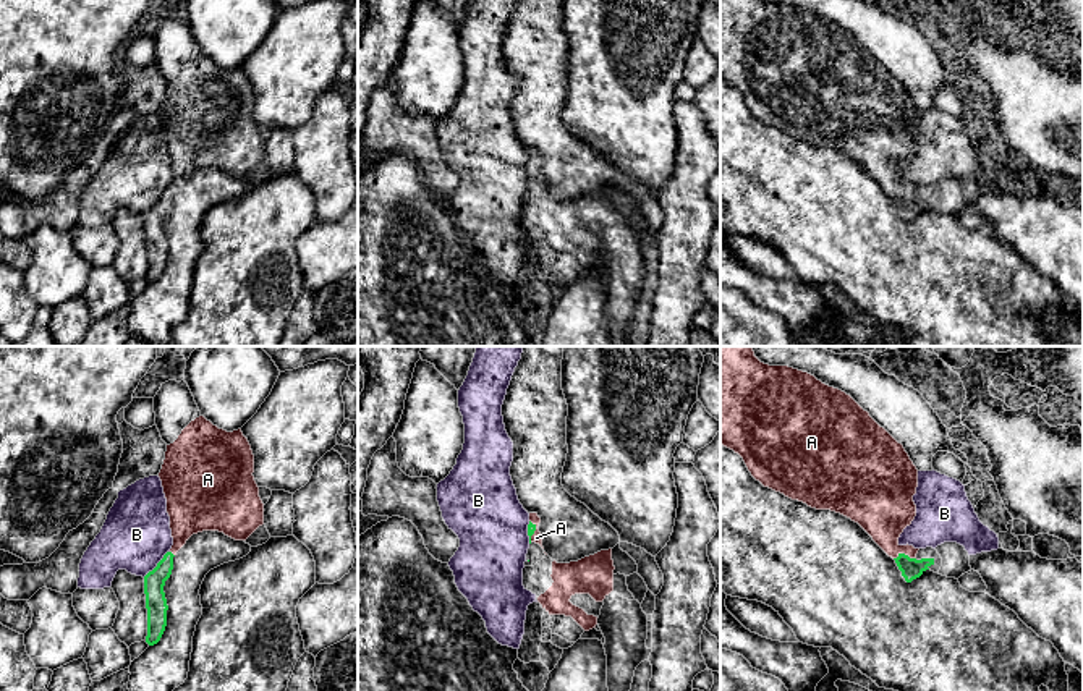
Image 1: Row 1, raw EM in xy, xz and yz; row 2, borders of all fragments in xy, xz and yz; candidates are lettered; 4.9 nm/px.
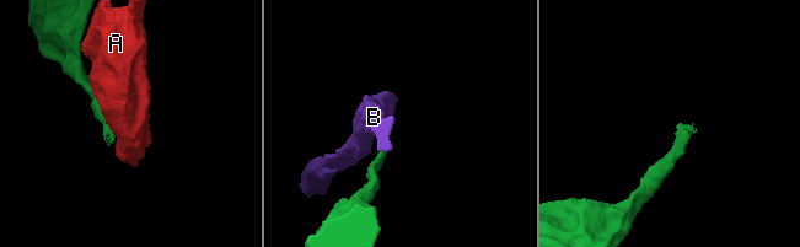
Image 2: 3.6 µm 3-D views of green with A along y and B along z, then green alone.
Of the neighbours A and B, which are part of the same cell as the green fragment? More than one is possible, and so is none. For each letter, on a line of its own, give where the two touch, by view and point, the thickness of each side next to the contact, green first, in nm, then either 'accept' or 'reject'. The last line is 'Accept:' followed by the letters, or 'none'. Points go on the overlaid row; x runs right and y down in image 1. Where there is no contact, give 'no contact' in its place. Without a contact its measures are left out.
A: yz (904, 554) | 110/280 nm | accept
B: xy (157, 565) | 110/340 nm | reject
Accept: A

